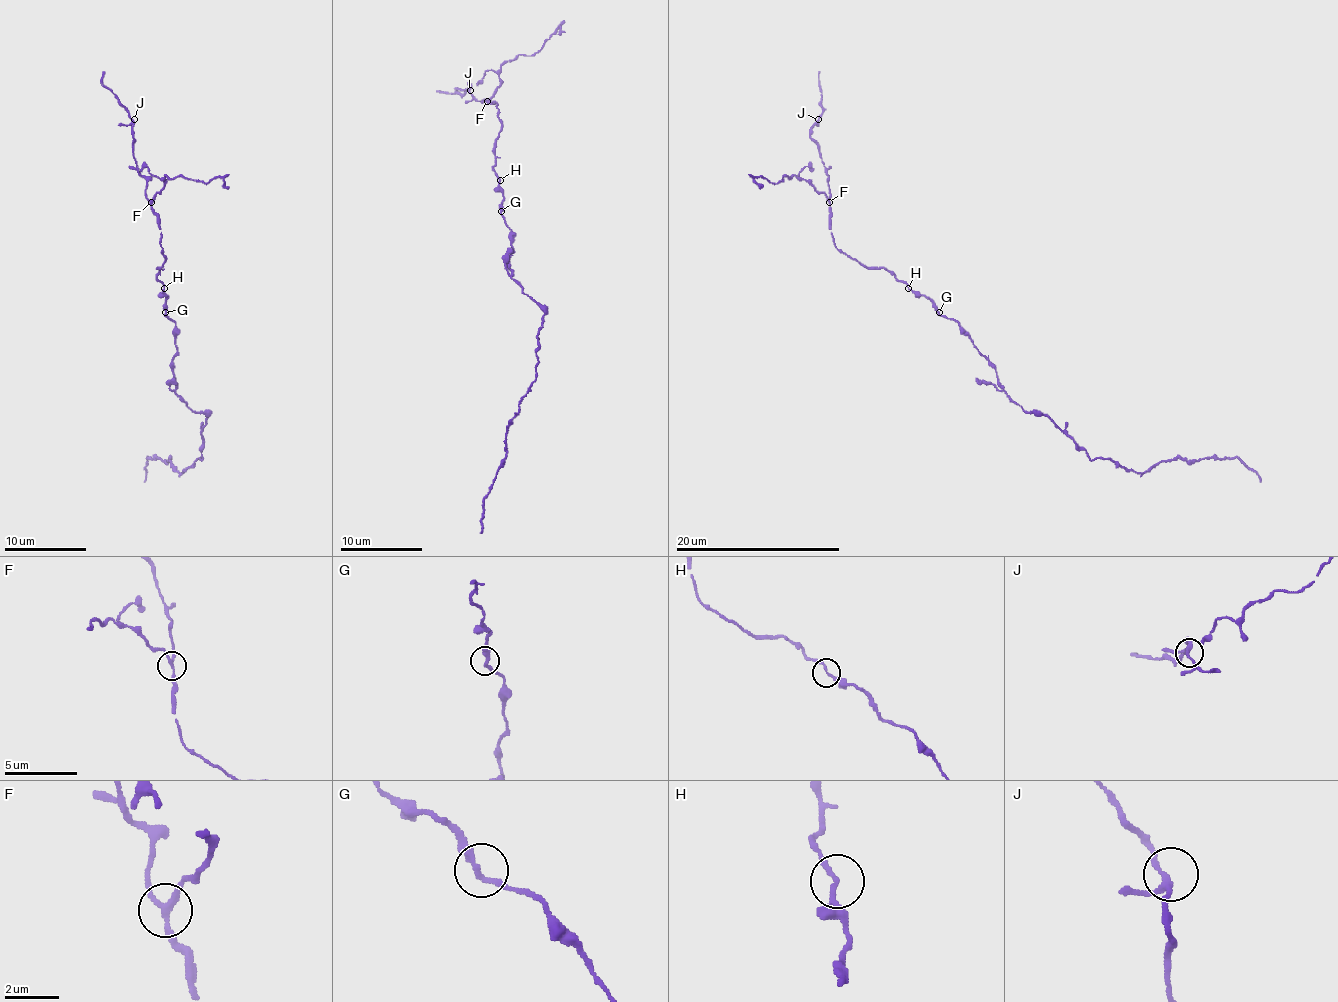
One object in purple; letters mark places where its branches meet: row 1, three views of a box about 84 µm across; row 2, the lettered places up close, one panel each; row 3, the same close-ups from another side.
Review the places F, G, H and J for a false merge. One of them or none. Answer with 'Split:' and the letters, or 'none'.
Split: F

